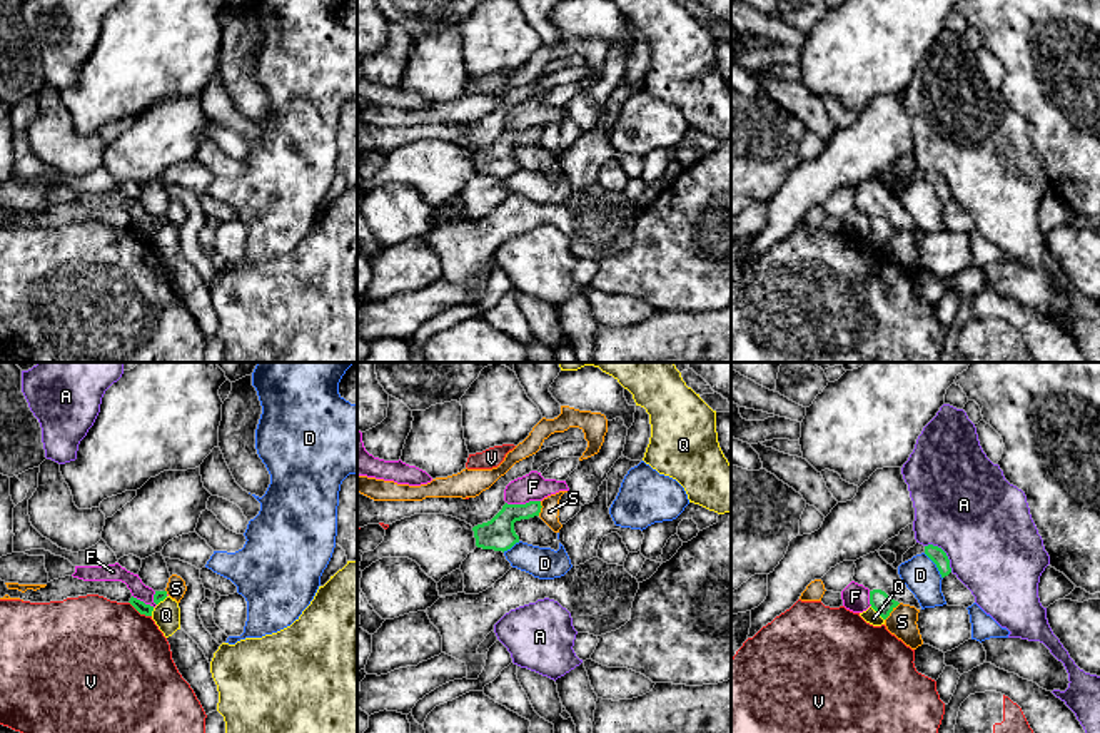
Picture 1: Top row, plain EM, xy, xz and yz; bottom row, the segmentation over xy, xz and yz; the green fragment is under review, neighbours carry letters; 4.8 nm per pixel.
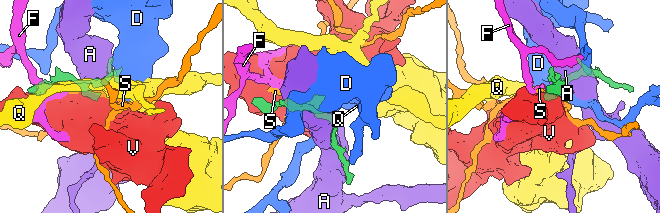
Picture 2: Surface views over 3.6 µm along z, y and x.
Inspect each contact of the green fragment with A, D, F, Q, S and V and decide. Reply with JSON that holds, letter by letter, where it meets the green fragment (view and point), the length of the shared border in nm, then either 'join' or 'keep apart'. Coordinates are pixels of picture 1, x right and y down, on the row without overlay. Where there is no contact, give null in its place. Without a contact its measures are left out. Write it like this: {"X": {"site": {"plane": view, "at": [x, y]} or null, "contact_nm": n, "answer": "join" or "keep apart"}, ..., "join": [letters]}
{"A": {"site": {"plane": "yz", "at": [945, 179]}, "contact_nm": 190, "answer": "keep apart"}, "D": {"site": {"plane": "yz", "at": [937, 192]}, "contact_nm": 160, "answer": "keep apart"}, "F": {"site": {"plane": "xy", "at": [142, 227]}, "contact_nm": 130, "answer": "keep apart"}, "Q": {"site": {"plane": "yz", "at": [877, 237]}, "contact_nm": 100, "answer": "keep apart"}, "S": {"site": {"plane": "yz", "at": [892, 236]}, "contact_nm": 120, "answer": "keep apart"}, "V": {"site": {"plane": "xy", "at": [141, 239]}, "contact_nm": 130, "answer": "keep apart"}, "join": []}

